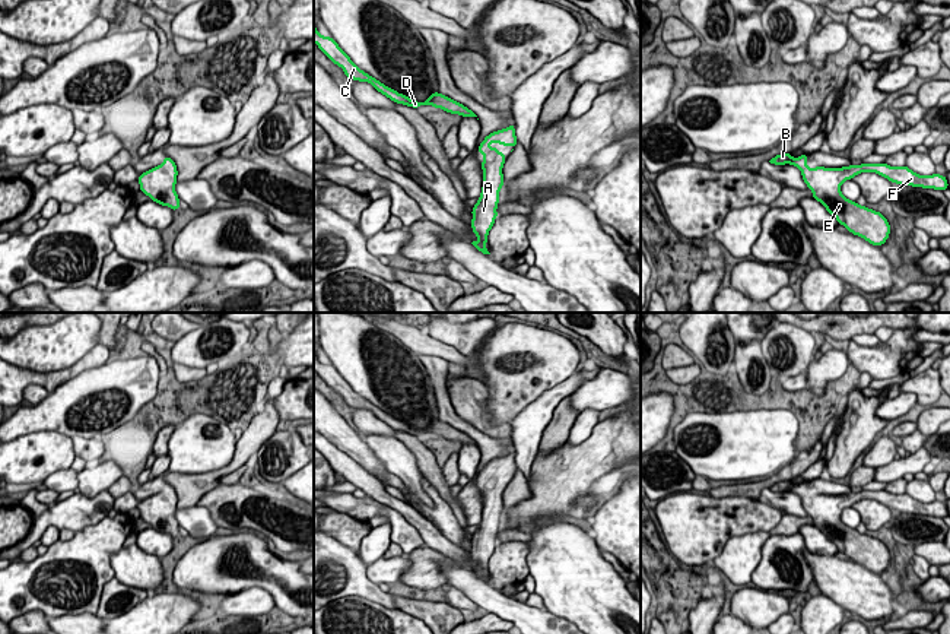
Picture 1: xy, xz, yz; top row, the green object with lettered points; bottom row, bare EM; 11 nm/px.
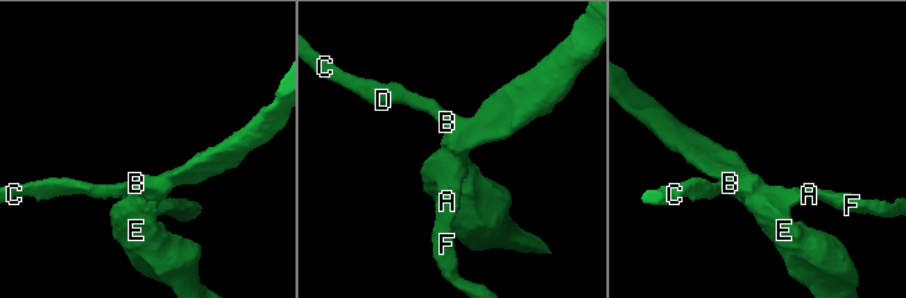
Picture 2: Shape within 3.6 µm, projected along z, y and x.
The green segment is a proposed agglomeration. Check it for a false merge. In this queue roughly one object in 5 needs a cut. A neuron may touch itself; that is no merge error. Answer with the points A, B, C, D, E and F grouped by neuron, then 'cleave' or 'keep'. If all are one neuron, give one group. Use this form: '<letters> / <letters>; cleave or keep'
A B C D E F; keep

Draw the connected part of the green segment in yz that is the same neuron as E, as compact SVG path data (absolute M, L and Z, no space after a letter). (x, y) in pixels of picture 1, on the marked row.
M779 153L771 161L773 165L794 165L801 171L803 180L813 191L813 199L820 202L826 210L833 215L839 225L843 225L851 234L858 235L870 244L883 245L890 234L889 221L883 213L860 206L841 193L841 186L861 172L876 172L899 186L912 186L922 188L946 190L949 183L946 175L919 175L905 167L890 167L881 164L861 164L842 168L808 168L807 153L792 158L791 153Z

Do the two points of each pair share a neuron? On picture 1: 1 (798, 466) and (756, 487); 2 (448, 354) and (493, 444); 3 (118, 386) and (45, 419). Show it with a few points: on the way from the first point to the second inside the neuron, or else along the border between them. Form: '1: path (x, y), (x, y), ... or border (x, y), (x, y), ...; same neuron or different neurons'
1: path (788, 472), (766, 482); same neuron
2: border (419, 354), (432, 354), (448, 361); different neurons
3: path (101, 392), (91, 392), (63, 411); same neuron

